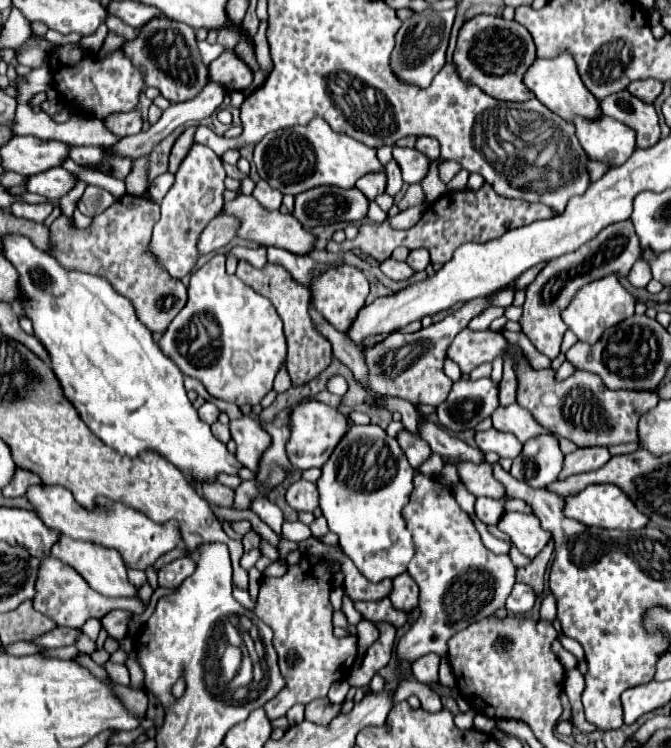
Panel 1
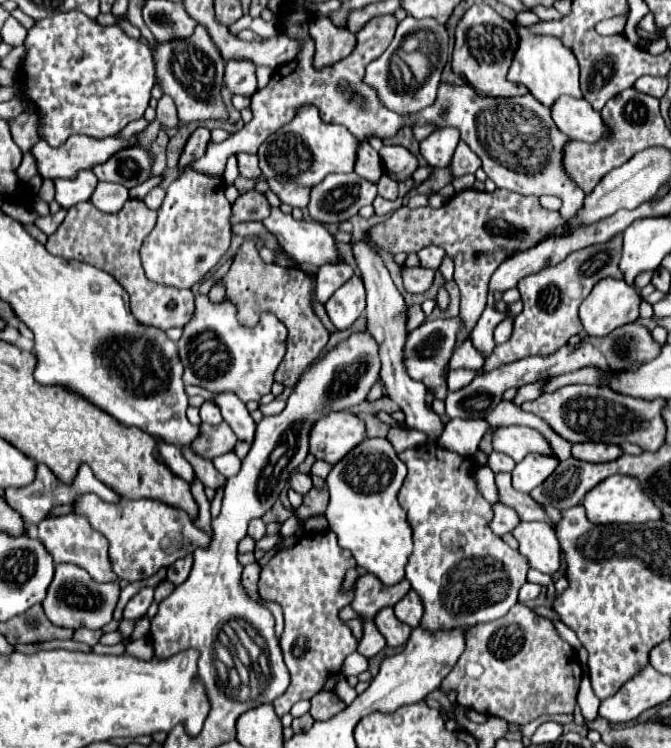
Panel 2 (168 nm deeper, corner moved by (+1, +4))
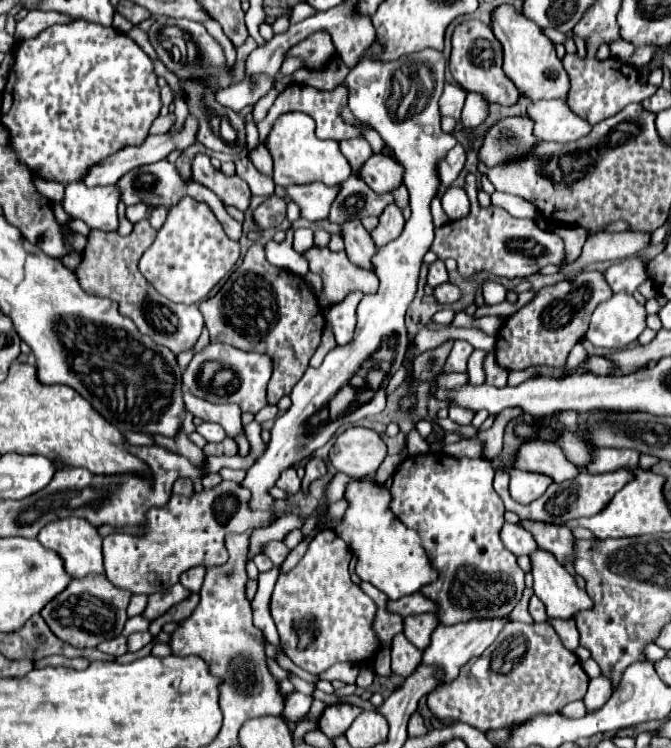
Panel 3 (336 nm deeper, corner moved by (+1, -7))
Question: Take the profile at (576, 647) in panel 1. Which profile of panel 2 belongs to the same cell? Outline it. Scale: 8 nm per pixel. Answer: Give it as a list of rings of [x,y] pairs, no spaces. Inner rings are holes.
[[[583,675],[581,678],[577,702],[585,719],[588,721],[596,719],[601,701],[595,696],[587,675]]]

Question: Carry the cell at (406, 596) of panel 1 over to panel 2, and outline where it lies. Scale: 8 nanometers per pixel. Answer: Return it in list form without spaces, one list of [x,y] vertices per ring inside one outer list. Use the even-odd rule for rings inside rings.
[[[409,592],[409,596],[405,596],[405,600],[401,600],[401,604],[395,606],[395,616],[403,622],[409,624],[411,628],[417,628],[421,624],[421,616],[423,616],[423,604],[421,598],[417,596],[417,592]]]

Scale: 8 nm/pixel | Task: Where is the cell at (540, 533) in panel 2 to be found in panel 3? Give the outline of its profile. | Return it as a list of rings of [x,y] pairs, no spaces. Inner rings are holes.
[[[533,551],[531,575],[535,579],[535,595],[545,603],[549,617],[571,619],[577,611],[593,607],[589,595],[577,589],[573,575],[549,551]]]

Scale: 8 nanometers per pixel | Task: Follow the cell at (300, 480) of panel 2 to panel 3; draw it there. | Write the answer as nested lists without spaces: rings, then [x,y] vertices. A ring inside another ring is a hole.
[[[293,467],[287,469],[287,471],[283,471],[281,477],[279,477],[279,481],[277,481],[277,487],[283,489],[283,491],[287,491],[289,495],[299,493],[301,491],[301,479],[297,477],[297,471]]]

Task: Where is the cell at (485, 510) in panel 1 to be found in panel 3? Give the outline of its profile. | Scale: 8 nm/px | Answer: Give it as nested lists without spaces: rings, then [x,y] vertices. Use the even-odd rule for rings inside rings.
[[[505,523],[501,527],[501,541],[515,555],[531,555],[537,549],[533,535],[529,535],[529,531],[523,529],[521,525],[513,523]]]

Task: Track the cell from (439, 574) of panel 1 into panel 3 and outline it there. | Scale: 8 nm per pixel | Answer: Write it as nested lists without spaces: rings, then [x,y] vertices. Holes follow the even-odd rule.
[[[431,451],[425,455],[407,457],[397,467],[393,477],[391,511],[409,529],[421,531],[421,543],[429,555],[429,561],[433,563],[433,569],[439,573],[439,577],[433,583],[427,583],[421,593],[427,599],[433,599],[433,603],[437,603],[435,615],[441,625],[455,625],[469,619],[503,619],[519,603],[525,589],[525,573],[519,569],[515,555],[505,549],[499,539],[499,529],[505,523],[505,507],[493,489],[495,471],[493,467],[489,467],[489,463],[491,461],[483,457],[457,459],[443,455],[441,451]]]

